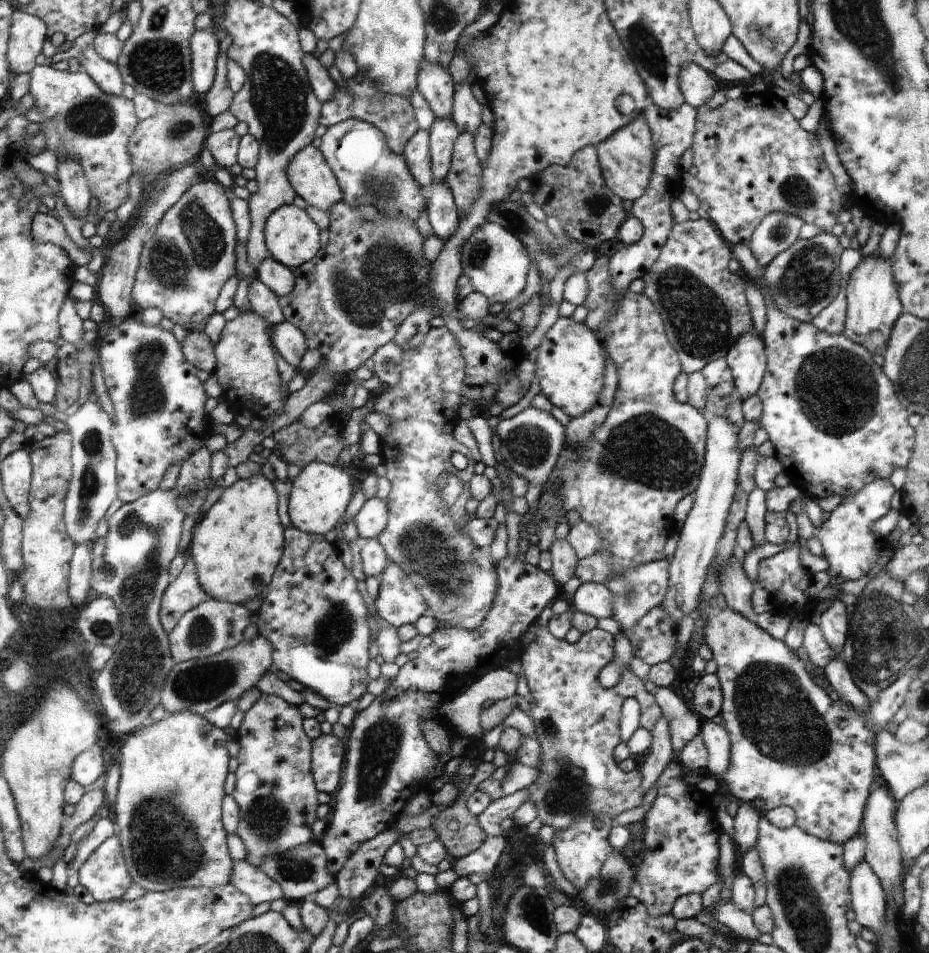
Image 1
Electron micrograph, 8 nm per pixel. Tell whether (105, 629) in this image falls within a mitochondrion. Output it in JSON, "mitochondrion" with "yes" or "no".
{"mitochondrion":"yes"}

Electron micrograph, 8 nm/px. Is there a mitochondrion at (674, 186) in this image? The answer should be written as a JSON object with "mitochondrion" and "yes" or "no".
{"mitochondrion":"no"}

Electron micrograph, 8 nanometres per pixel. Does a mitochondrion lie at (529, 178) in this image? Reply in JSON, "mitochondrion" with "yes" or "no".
{"mitochondrion":"no"}

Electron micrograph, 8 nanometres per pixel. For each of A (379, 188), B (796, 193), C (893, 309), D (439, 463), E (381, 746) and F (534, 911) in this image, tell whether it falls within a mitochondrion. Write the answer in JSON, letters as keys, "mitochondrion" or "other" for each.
{"A":"mitochondrion","B":"mitochondrion","C":"other","D":"other","E":"mitochondrion","F":"mitochondrion"}

